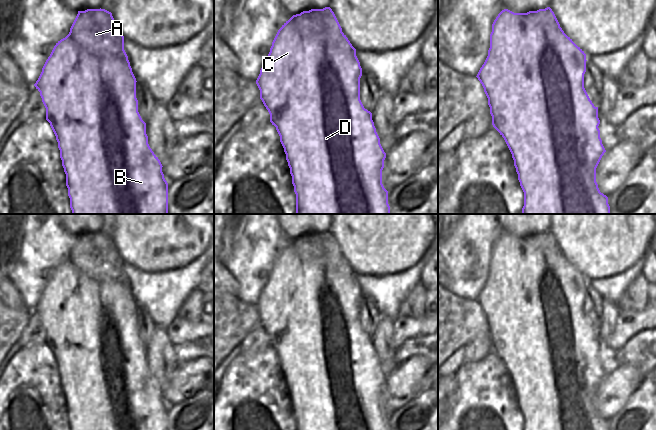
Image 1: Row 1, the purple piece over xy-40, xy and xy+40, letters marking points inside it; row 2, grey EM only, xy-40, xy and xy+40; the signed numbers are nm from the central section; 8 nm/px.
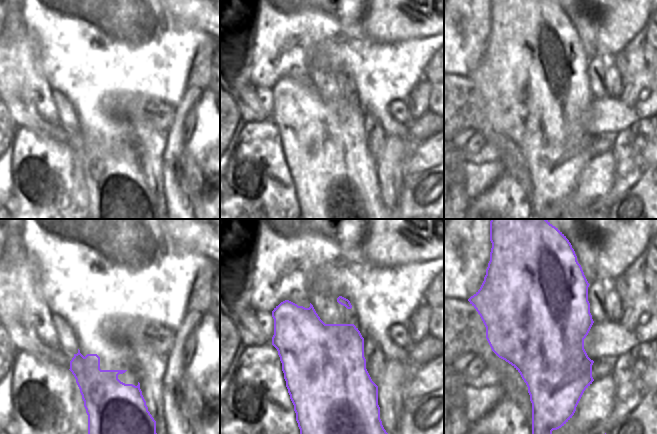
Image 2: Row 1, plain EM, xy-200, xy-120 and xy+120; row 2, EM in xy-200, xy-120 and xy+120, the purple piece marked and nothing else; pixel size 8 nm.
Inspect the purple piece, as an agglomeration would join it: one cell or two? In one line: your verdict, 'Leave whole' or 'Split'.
Split

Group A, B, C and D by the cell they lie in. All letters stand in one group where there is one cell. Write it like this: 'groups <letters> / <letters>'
groups A B D / C

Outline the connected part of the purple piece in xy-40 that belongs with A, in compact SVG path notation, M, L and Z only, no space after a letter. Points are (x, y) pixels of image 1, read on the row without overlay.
M101 232L78 235L66 261L77 272L77 284L73 293L64 292L70 300L63 311L55 308L55 300L49 308L56 314L57 338L50 350L58 366L70 430L168 430L168 407L160 384L148 368L146 347L138 336L137 305L124 274L124 260L112 237Z

